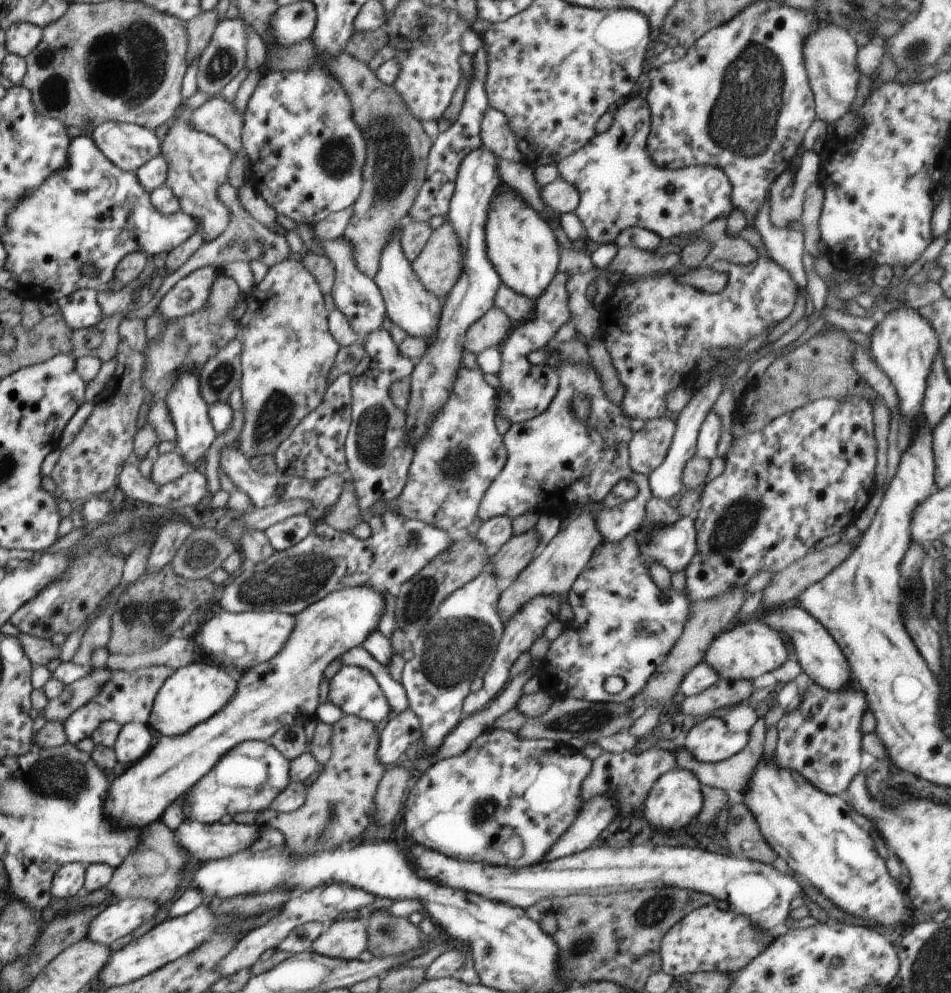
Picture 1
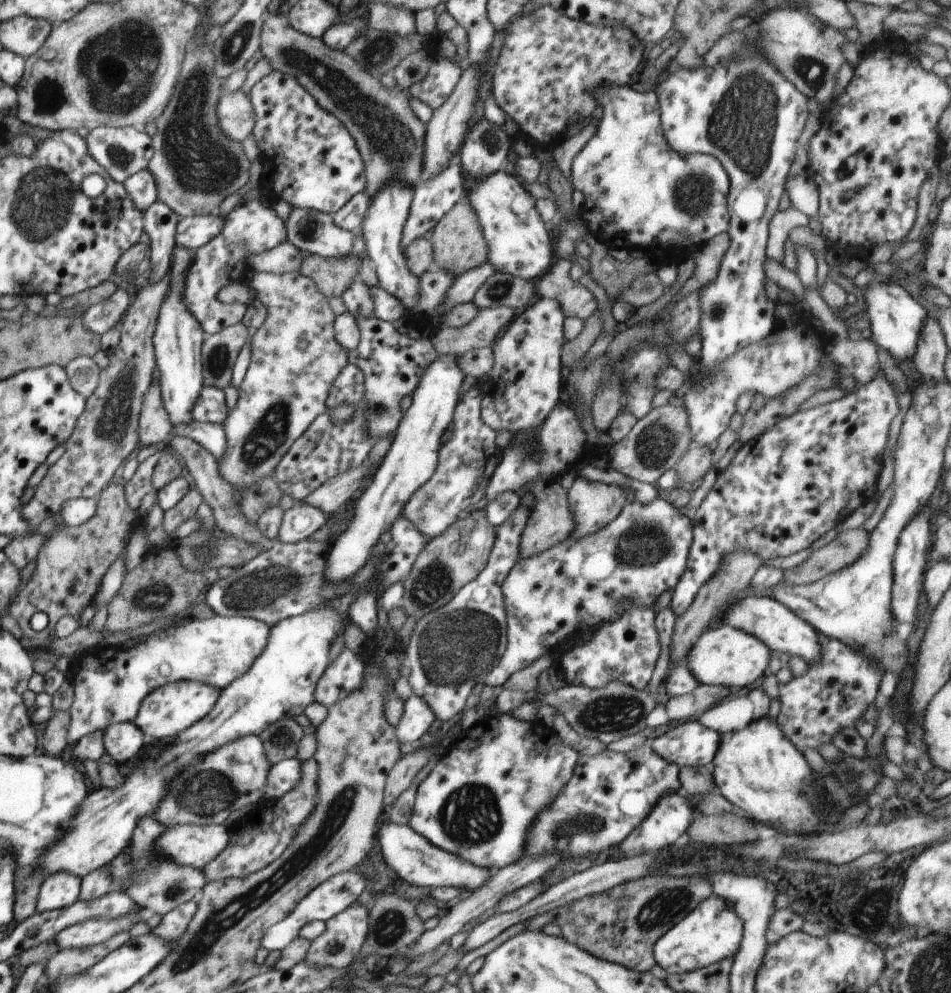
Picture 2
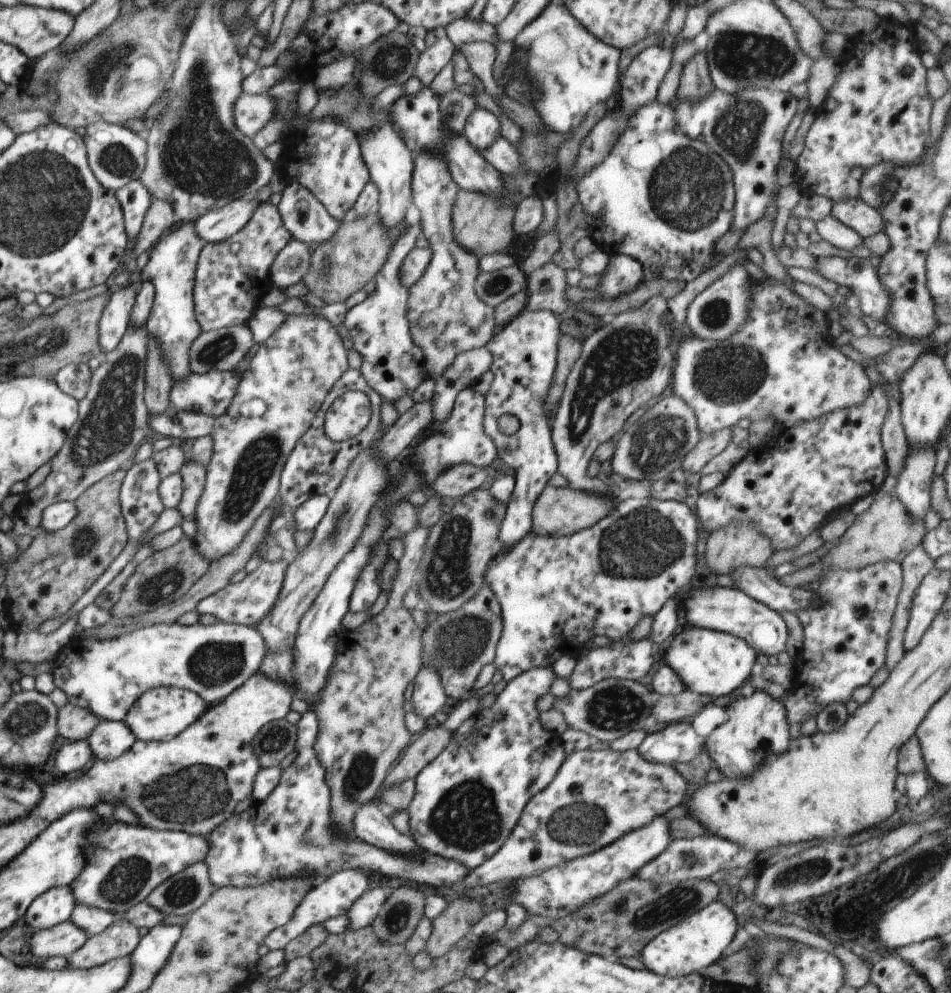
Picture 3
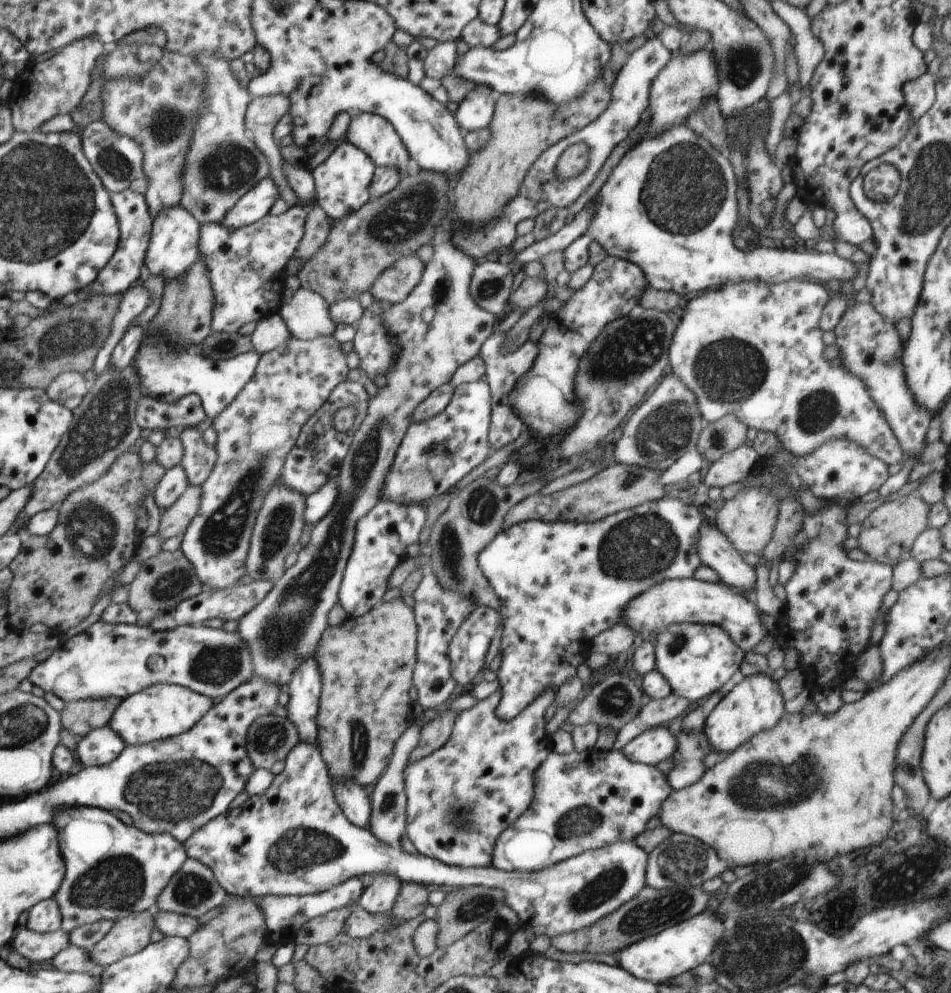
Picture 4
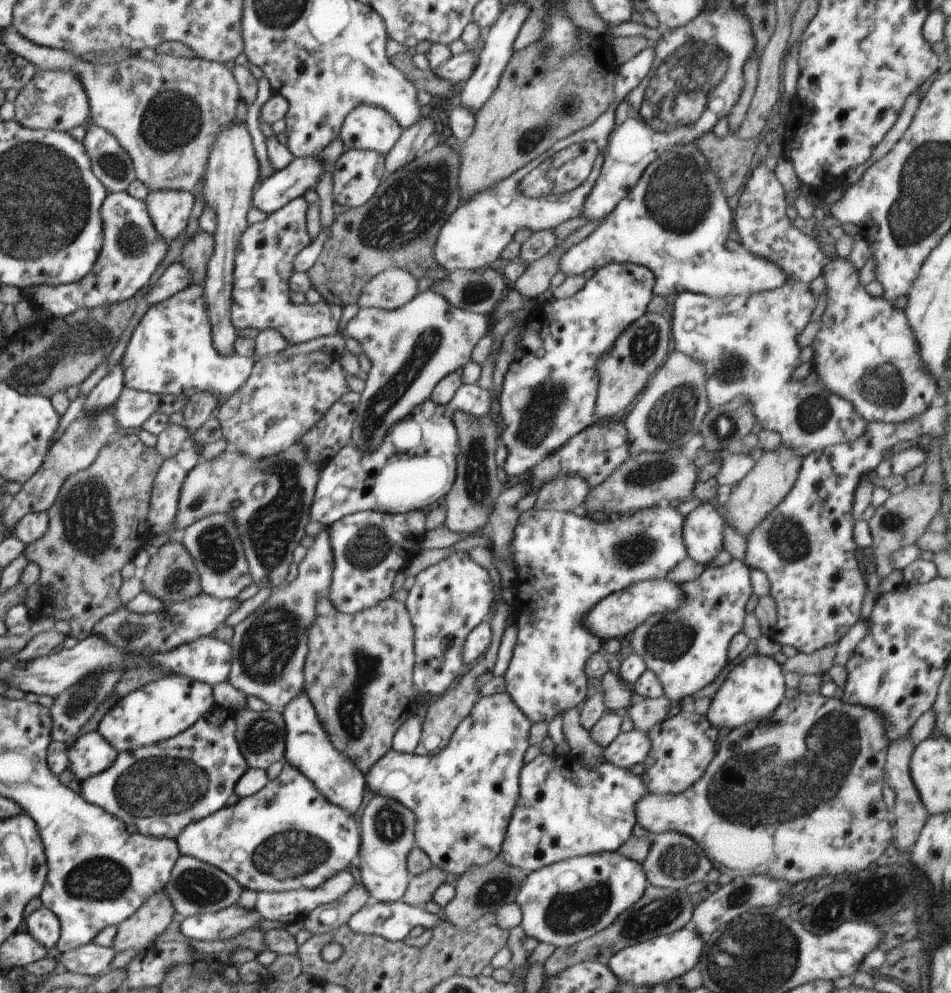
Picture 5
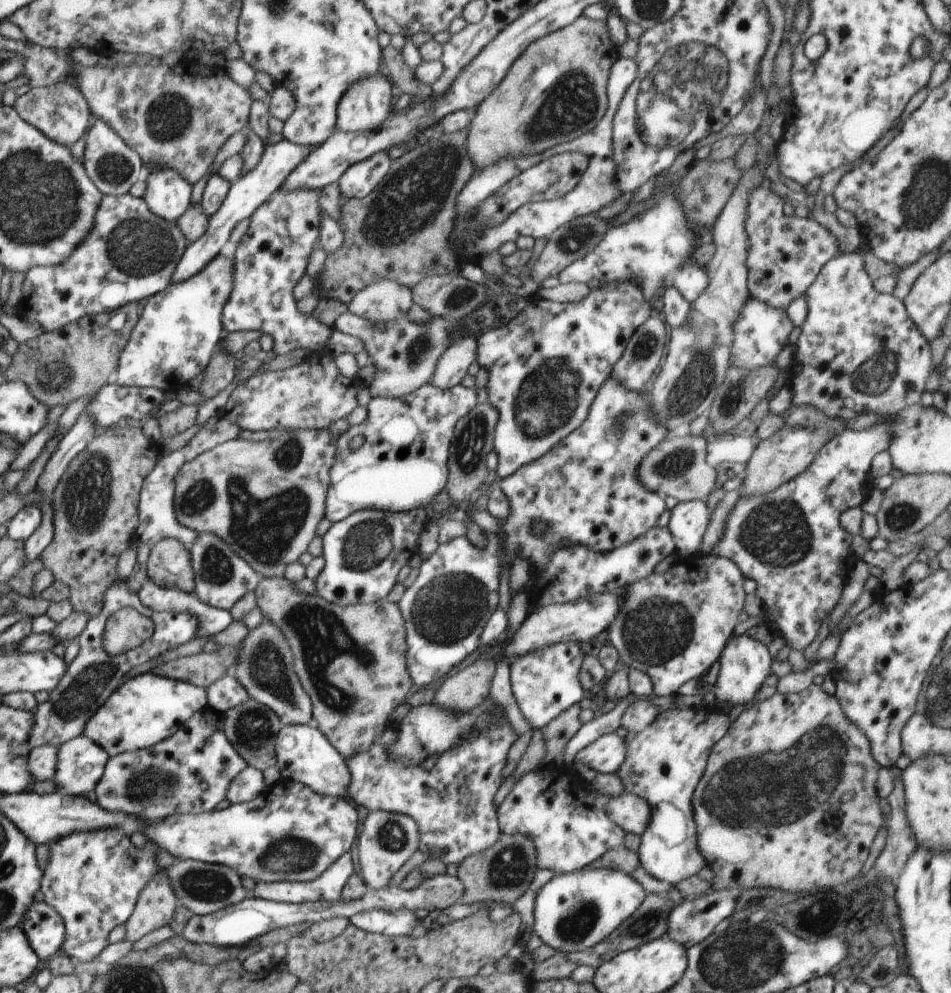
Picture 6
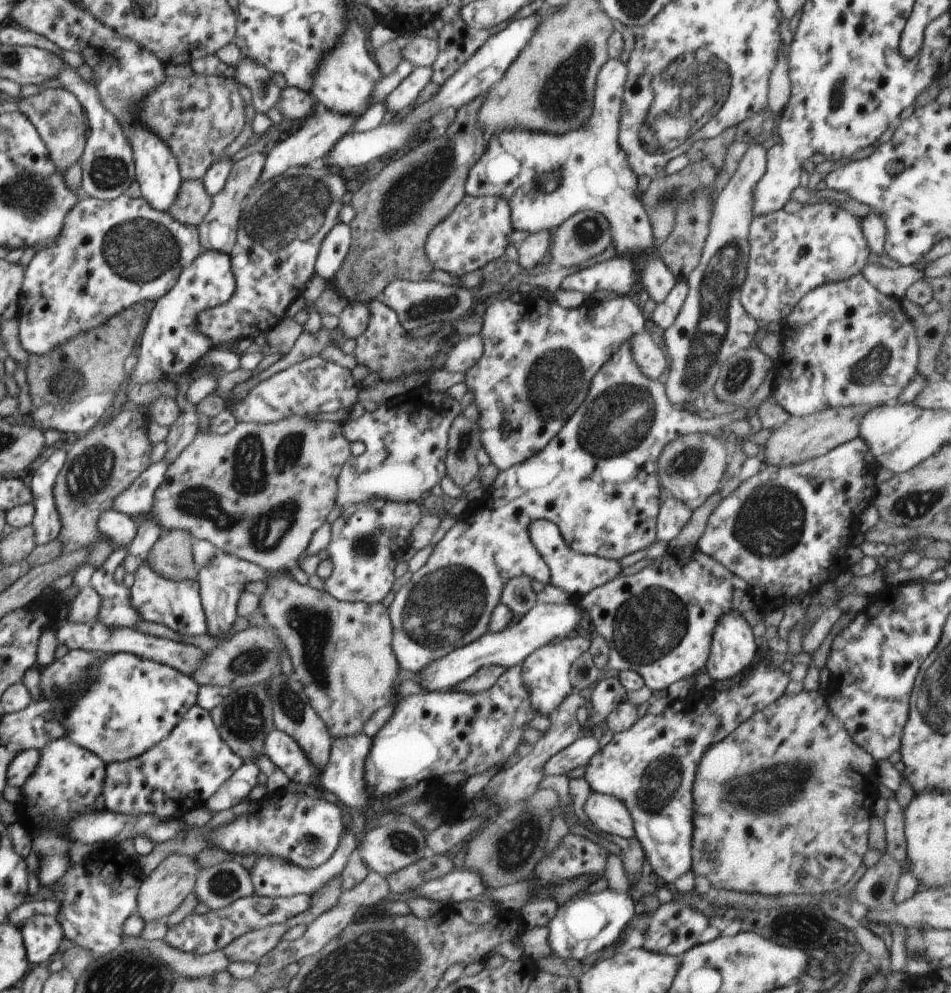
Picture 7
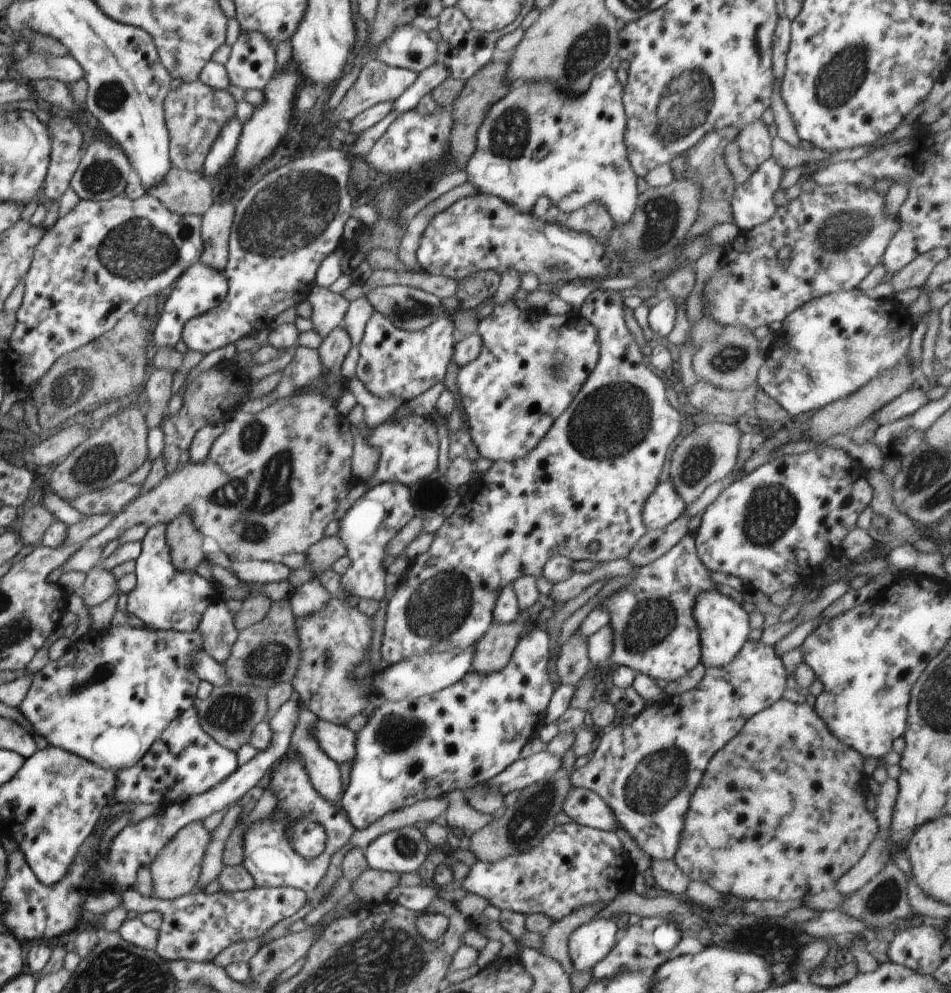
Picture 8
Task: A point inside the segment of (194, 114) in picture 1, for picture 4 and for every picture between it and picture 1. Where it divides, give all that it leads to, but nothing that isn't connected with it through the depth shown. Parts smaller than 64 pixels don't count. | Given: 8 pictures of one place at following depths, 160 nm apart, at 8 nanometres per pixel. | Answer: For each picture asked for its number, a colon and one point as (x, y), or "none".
2: (235, 114)
3: (251, 112)
4: (263, 113)

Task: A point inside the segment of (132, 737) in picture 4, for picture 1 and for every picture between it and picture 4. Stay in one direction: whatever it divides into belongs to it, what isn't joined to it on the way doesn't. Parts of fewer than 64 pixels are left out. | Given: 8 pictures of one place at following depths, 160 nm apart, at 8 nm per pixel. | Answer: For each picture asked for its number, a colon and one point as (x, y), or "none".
1: (192, 694)
2: (168, 711)
3: (162, 713)

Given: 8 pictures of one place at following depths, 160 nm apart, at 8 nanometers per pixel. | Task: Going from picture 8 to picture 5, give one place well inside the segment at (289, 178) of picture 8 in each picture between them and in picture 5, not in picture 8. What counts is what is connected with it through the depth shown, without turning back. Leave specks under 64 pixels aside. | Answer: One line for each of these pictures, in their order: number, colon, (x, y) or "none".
5: (264, 259)
6: (272, 257)
7: (283, 222)

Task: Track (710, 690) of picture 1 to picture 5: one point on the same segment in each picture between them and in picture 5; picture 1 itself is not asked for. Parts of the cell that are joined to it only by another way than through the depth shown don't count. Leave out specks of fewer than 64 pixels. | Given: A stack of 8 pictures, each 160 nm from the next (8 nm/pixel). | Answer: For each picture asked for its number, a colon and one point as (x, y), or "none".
2: (683, 707)
3: (669, 709)
4: (656, 712)
5: (645, 713)

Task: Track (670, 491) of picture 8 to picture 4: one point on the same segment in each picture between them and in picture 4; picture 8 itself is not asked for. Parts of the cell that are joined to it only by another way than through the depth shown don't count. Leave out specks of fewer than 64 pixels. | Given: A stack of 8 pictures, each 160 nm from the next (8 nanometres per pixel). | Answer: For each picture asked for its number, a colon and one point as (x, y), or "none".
4: (715, 550)
5: (703, 527)
6: (688, 522)
7: (672, 515)

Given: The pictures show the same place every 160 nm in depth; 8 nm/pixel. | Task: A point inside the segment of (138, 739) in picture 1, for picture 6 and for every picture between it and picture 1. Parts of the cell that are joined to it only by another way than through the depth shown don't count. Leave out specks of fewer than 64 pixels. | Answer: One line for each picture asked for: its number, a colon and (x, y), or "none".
2: (123, 742)
3: (110, 739)
4: (97, 747)
5: (90, 754)
6: (80, 765)

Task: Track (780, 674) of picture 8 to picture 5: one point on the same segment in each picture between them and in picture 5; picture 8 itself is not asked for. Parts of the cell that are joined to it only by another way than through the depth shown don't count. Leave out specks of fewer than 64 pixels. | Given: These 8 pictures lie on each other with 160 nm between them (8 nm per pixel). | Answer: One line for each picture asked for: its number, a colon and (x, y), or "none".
5: (682, 746)
6: (664, 762)
7: (651, 766)

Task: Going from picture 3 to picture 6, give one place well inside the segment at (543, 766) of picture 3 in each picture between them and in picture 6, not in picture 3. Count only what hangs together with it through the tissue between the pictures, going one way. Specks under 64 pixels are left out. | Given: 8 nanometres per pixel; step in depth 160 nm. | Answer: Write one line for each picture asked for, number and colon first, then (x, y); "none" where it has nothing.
4: (460, 798)
5: (463, 796)
6: (453, 804)

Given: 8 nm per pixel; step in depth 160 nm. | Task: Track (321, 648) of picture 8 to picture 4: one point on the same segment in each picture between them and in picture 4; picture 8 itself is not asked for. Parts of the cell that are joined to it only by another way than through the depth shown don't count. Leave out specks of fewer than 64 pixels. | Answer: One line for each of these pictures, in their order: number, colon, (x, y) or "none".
4: (366, 663)
5: (358, 671)
6: (352, 661)
7: (341, 652)

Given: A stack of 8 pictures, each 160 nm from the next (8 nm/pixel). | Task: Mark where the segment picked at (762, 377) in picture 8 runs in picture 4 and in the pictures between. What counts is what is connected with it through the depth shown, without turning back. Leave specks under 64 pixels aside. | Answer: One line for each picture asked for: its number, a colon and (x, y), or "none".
4: (871, 349)
5: (865, 351)
6: (858, 350)
7: (845, 343)

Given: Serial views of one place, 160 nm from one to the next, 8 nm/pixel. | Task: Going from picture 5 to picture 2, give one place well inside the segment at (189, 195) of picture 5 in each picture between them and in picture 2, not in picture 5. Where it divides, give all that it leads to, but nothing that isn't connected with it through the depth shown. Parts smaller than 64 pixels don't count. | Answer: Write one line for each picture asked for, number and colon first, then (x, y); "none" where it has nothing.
2: (178, 338)
3: (173, 261)
4: (173, 247)

